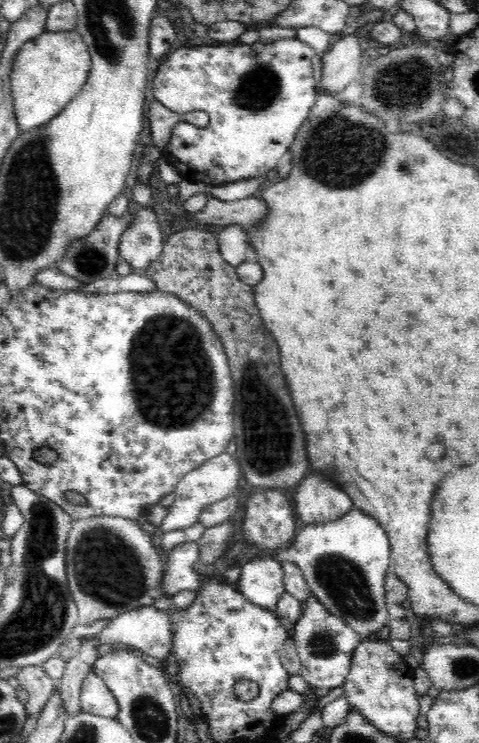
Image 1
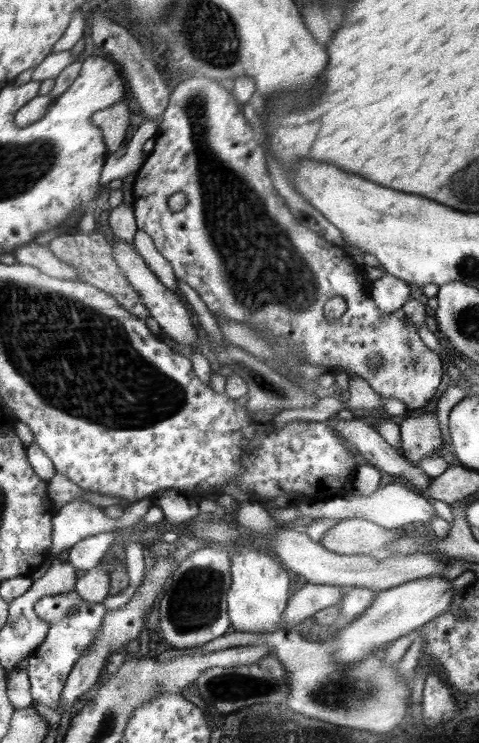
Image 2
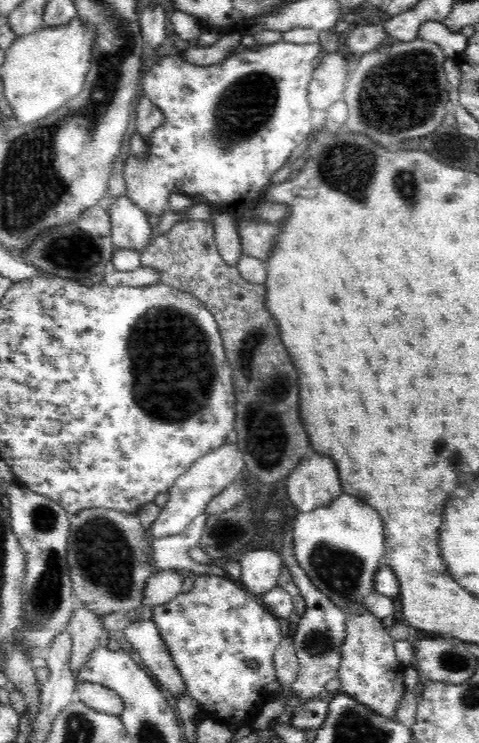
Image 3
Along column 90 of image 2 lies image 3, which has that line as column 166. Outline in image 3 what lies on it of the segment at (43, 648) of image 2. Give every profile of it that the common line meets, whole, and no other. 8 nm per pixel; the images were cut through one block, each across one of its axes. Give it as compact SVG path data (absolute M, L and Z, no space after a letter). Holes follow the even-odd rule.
M210 573L208 575L197 576L191 591L180 592L180 594L176 594L170 602L154 606L152 619L156 622L156 627L158 627L158 631L160 631L160 635L162 635L162 639L164 639L164 643L168 645L168 651L170 651L176 669L180 671L180 675L186 684L188 695L198 701L201 712L211 719L214 718L216 720L222 720L222 722L232 722L232 724L237 726L239 726L238 722L252 724L254 718L263 710L263 707L269 698L270 693L267 689L268 684L277 682L273 656L274 652L276 652L277 646L283 640L287 639L287 637L282 634L282 628L280 627L280 622L278 621L277 616L274 616L268 609L266 609L260 598L255 594L246 591L240 583L232 578L226 578ZM248 662L256 662L258 666L256 666L256 668L250 668Z

